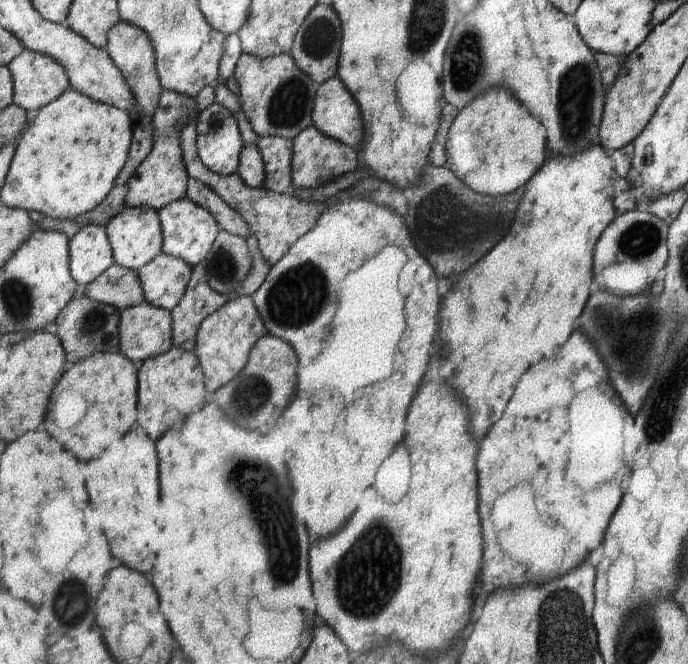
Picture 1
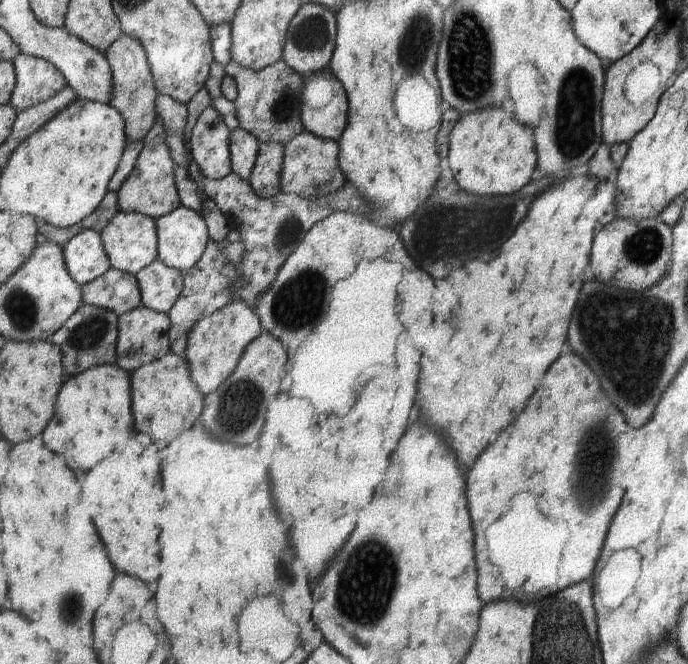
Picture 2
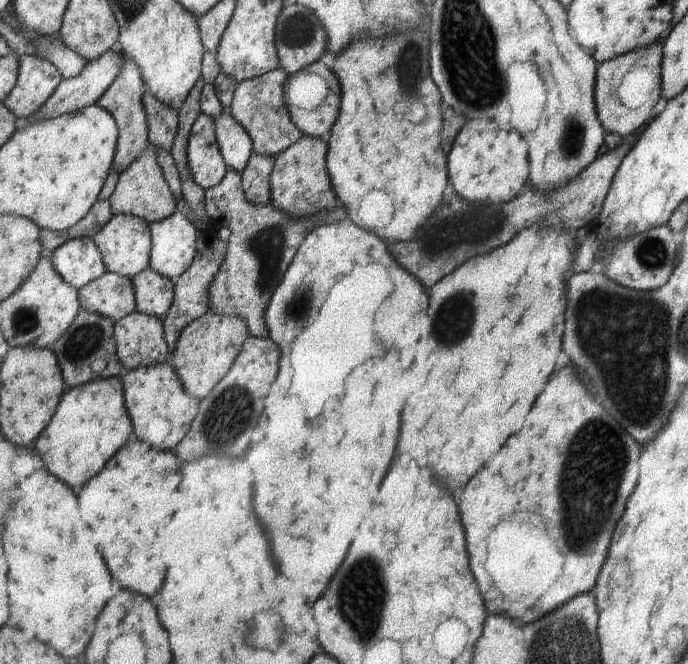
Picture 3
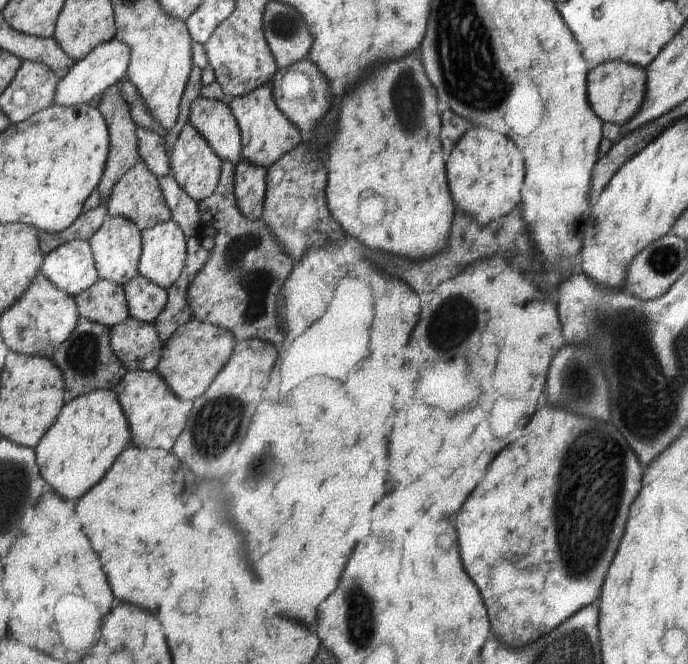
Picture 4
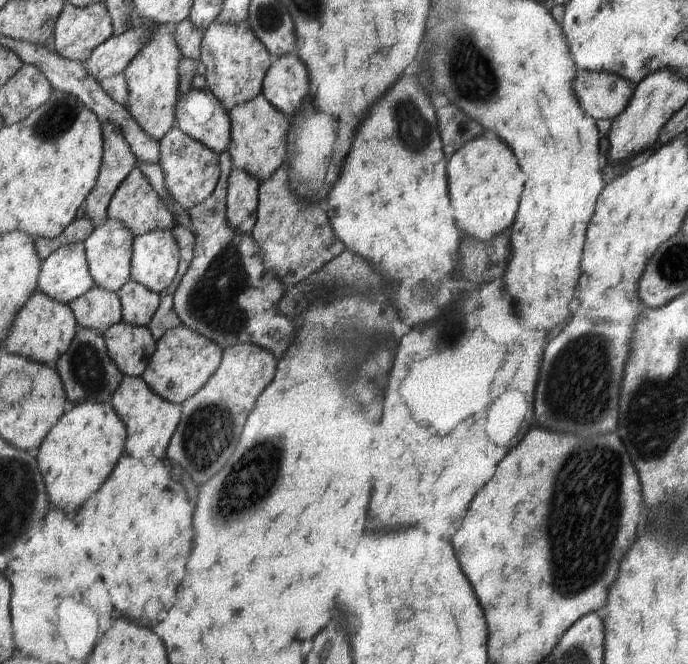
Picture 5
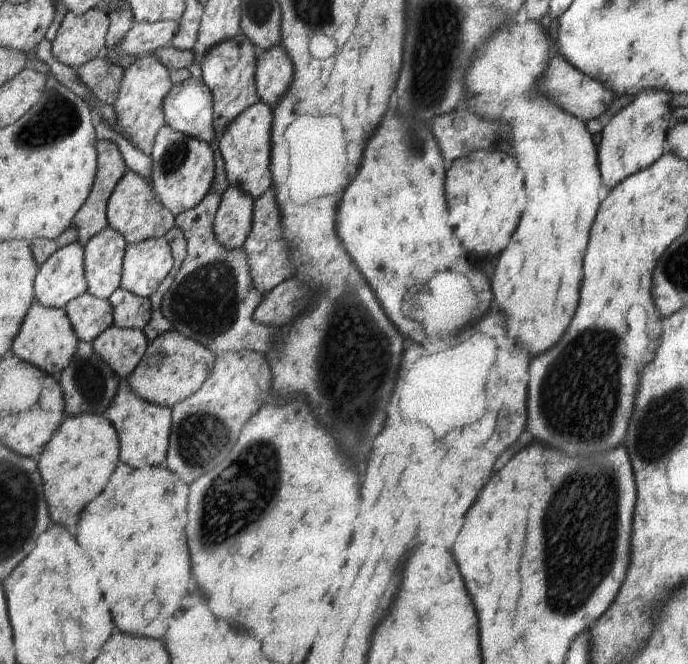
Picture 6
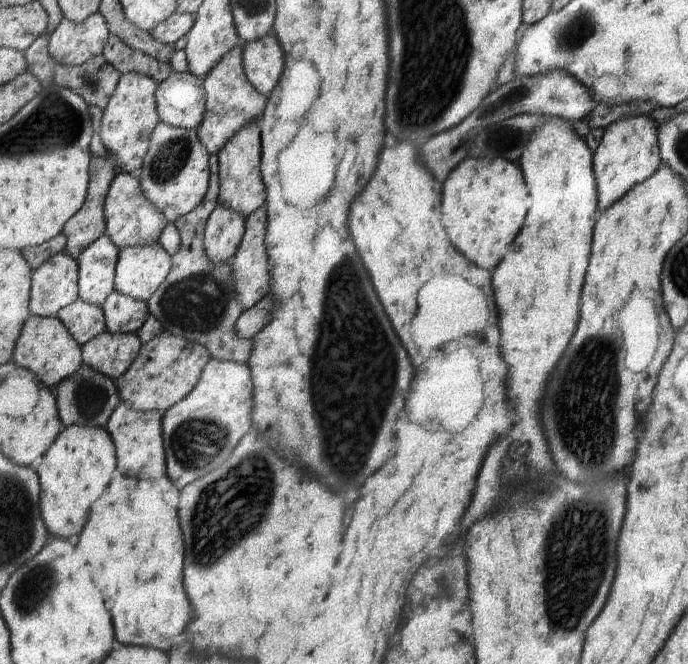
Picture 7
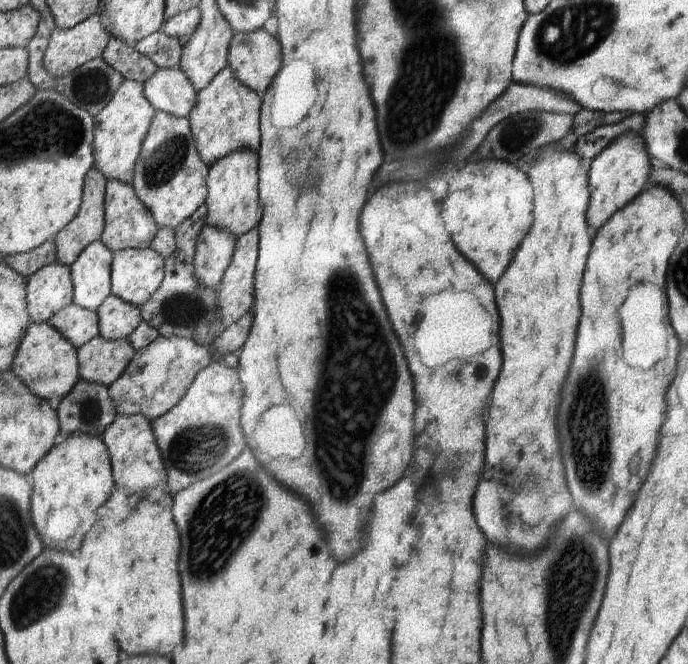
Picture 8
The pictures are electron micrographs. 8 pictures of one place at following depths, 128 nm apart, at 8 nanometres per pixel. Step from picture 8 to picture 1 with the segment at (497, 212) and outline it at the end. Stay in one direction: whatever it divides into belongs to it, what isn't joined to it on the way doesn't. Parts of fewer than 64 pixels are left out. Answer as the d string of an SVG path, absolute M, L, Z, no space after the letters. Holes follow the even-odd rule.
M495 88L481 94L471 106L460 110L448 134L448 166L453 174L484 195L503 196L525 186L545 164L547 158L547 128L533 116L507 88Z

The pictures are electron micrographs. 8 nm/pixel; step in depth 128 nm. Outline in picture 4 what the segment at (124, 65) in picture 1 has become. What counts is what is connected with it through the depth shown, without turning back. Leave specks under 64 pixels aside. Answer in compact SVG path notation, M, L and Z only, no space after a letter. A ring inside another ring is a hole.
M117 83L108 88L97 100L99 110L106 117L107 126L110 126L111 133L111 150L106 166L106 173L103 174L101 184L99 184L99 192L101 192L101 202L108 204L111 194L114 193L115 186L139 161L142 160L139 154L139 137L137 134L138 123L131 116L131 106L125 102L121 90L121 84Z

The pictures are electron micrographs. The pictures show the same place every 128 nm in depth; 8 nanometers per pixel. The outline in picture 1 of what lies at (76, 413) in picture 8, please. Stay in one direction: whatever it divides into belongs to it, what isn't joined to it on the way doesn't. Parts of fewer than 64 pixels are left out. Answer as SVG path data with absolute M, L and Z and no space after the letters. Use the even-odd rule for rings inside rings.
M82 292L78 293L59 318L47 326L47 331L54 334L66 347L66 358L69 368L73 362L81 362L85 358L119 350L120 343L120 313L115 306L95 302Z

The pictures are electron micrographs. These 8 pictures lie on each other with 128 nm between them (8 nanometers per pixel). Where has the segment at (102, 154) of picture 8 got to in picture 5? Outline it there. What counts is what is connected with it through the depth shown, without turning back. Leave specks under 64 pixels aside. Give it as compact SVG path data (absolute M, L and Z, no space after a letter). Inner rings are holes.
M133 7L129 20L131 20L131 29L153 28L155 34L149 38L149 42L143 46L143 50L135 56L133 62L130 62L123 72L130 90L127 108L133 114L133 118L139 122L139 126L151 138L159 141L177 125L175 108L177 108L181 96L179 90L179 62L182 61L184 54L179 48L178 39L175 38L175 27L170 24L155 24L151 20L145 20L145 18L136 14L135 7Z

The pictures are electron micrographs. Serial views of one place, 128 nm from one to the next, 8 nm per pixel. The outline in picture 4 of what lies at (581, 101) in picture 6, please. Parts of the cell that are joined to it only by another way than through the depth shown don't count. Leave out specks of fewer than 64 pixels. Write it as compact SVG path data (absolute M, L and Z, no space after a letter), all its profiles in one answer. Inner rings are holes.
M621 60L617 62L604 62L602 65L594 66L591 74L587 74L587 94L591 94L591 106L595 106L595 114L603 118L603 122L618 124L620 127L631 120L635 110L639 110L645 94L645 69L639 66L625 64ZM625 90L633 90L633 96L629 100L621 100Z

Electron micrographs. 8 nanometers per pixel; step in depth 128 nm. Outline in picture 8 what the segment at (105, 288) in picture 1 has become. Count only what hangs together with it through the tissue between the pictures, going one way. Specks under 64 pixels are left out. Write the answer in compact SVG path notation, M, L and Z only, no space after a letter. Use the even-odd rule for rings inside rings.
M74 302L56 314L50 323L74 344L75 348L81 348L100 336L99 313Z

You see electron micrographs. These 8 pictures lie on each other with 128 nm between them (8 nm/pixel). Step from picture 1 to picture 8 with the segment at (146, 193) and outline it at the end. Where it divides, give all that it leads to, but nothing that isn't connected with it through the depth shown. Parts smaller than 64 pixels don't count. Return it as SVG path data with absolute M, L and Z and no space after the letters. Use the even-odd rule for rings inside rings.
M110 180L106 190L106 229L101 242L106 244L112 251L143 249L151 247L155 237L158 236L160 226L155 222L155 215L151 214L150 208L139 200L135 187L128 182Z

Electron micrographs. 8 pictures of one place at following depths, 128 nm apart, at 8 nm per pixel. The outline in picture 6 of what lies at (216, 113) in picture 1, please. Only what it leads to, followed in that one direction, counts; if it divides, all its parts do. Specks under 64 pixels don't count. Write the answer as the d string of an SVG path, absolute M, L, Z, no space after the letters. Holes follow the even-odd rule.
M165 125L159 130L150 156L153 174L149 181L159 202L162 202L163 206L171 211L171 214L178 217L183 212L193 210L210 193L211 186L215 182L215 152L214 145L176 131L169 125Z

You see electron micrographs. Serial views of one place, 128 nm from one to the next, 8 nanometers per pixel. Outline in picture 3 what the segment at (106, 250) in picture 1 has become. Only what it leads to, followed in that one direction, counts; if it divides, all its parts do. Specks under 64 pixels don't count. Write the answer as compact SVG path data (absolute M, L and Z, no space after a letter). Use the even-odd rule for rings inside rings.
M75 238L50 254L55 270L77 290L101 278L108 270L92 238Z

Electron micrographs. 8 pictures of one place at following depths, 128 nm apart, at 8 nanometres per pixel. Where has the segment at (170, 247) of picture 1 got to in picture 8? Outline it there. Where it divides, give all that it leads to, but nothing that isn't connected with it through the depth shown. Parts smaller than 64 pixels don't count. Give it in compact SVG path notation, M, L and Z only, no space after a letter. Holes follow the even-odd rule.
M151 247L114 253L112 295L141 308L161 288L166 264L167 259Z

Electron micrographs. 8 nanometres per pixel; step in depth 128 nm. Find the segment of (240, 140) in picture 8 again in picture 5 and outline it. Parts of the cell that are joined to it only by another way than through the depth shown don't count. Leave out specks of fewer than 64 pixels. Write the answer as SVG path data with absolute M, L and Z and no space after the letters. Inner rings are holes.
M249 21L235 24L214 22L204 32L200 61L206 66L209 90L219 98L225 110L234 110L236 106L253 102L263 94L263 80L274 60L275 56L257 38Z

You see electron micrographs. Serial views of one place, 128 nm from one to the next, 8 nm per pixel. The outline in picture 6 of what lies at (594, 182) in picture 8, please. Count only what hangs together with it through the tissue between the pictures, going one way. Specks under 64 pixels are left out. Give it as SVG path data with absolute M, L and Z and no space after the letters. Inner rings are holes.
M643 90L636 94L625 108L603 123L599 133L599 170L602 173L605 192L613 190L639 170L645 170L664 153L665 130L672 122L672 109L669 108L669 95L661 90Z

